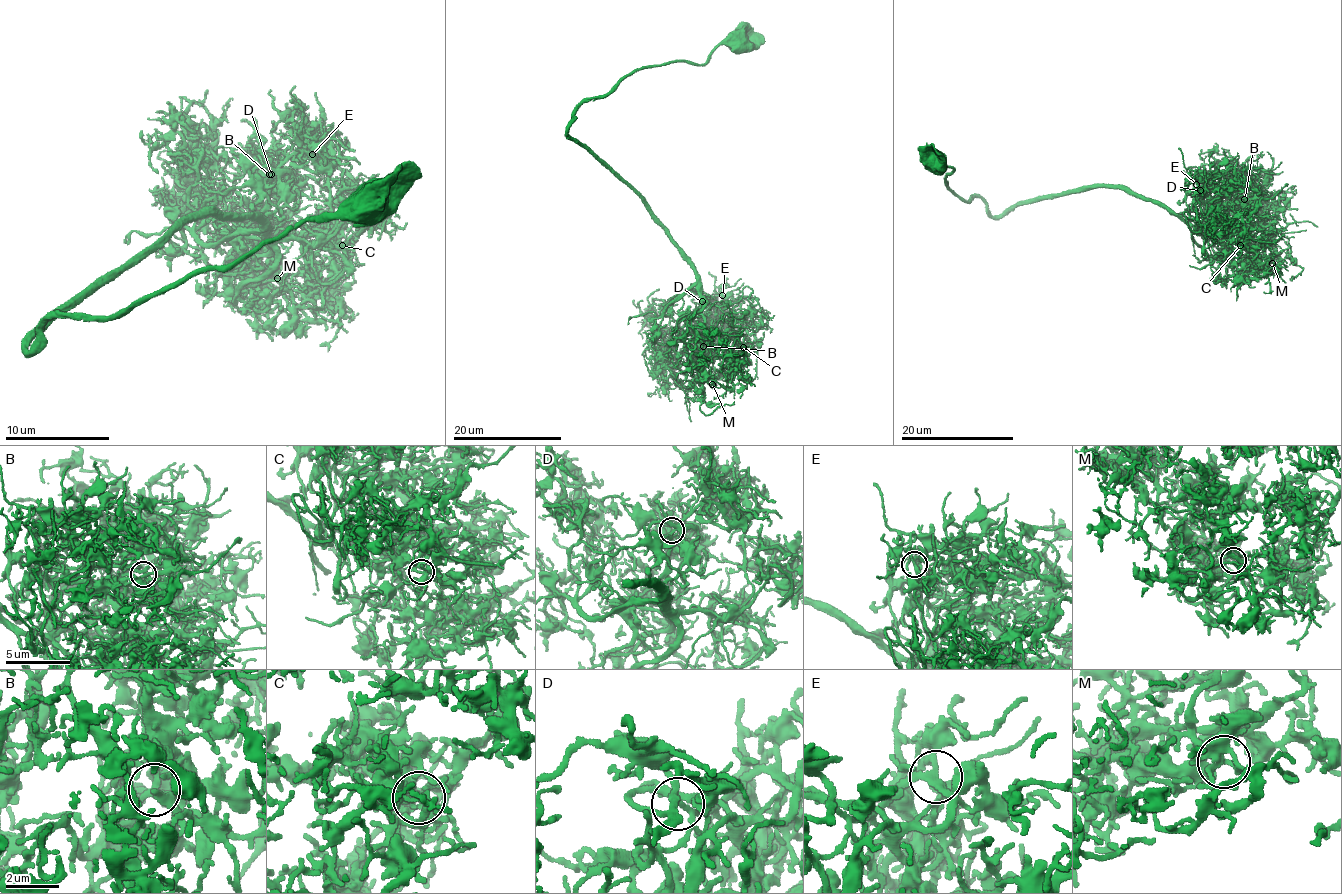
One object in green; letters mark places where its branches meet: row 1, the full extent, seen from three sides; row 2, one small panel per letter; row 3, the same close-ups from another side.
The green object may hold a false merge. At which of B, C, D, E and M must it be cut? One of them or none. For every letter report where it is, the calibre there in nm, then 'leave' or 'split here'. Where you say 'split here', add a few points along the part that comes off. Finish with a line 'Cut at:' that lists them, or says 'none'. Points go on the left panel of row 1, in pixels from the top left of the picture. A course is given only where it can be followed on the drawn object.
B: at (269, 174); 240 nm thick; leave
C: at (342, 245); 320 nm thick; leave
D: at (271, 174); 280 nm thick; leave
E: at (312, 154); 240 nm thick; leave
M: at (277, 278); 240 nm thick; leave
Cut at: none

